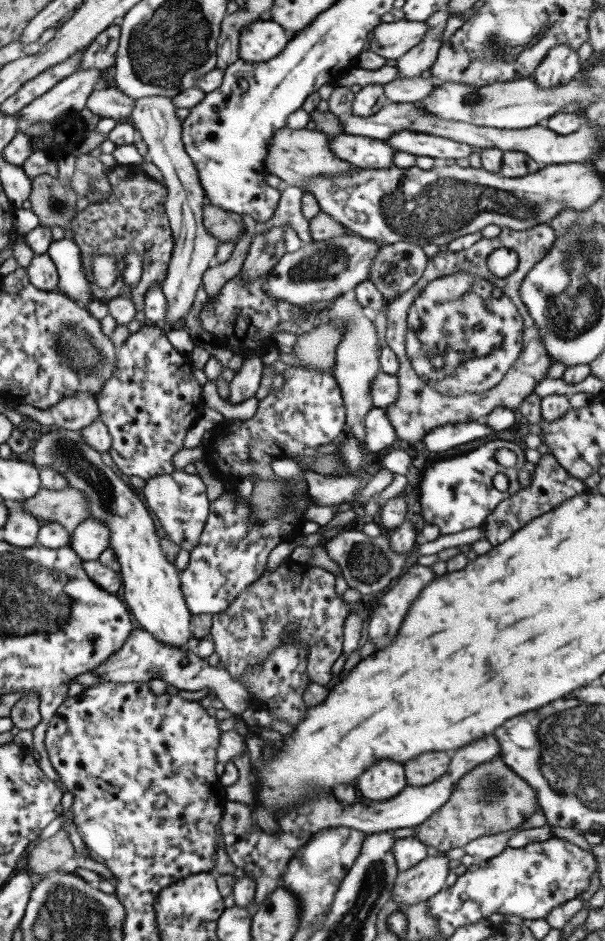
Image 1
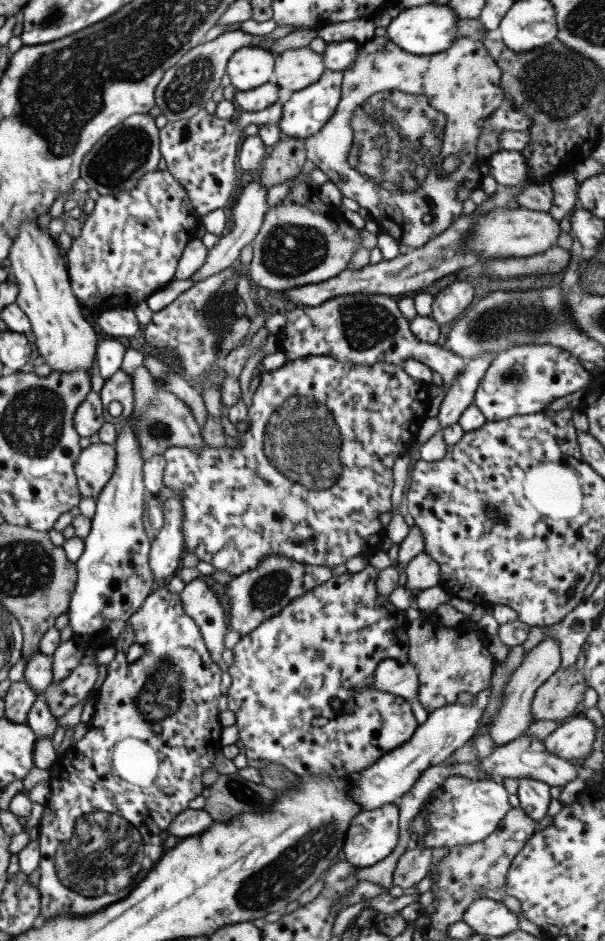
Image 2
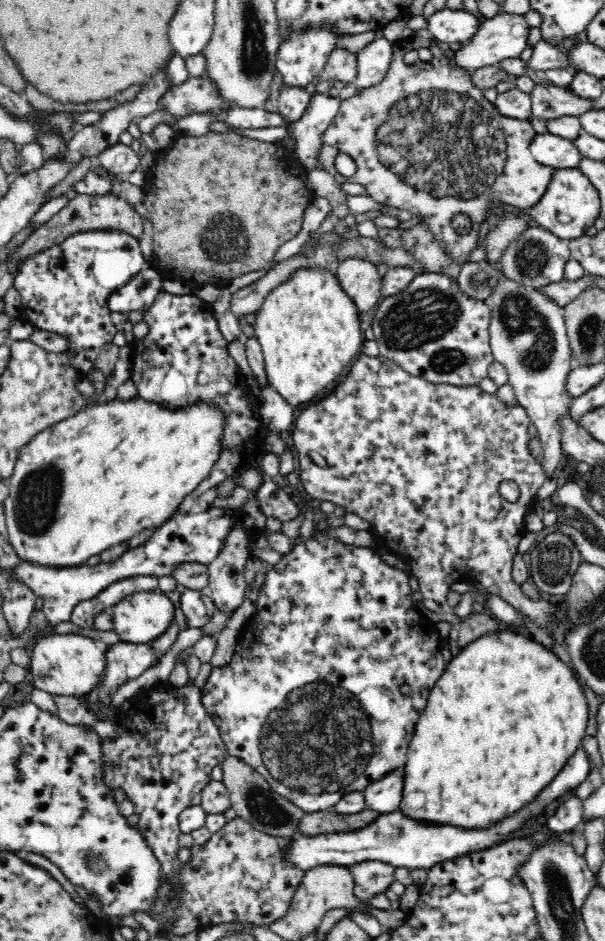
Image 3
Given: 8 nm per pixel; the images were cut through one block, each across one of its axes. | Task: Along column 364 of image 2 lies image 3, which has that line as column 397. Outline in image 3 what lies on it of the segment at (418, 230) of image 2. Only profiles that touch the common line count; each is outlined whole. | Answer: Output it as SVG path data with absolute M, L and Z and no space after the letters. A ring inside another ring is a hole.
M414 37L393 44L390 66L378 84L359 88L354 96L340 101L336 118L322 132L316 169L330 173L338 185L346 182L360 185L365 195L383 206L406 210L411 216L419 217L418 223L432 233L444 253L462 266L468 262L476 244L482 242L486 228L495 214L501 211L501 204L530 208L548 189L555 168L540 164L528 150L536 133L530 121L504 116L494 103L484 97L482 90L473 85L471 72L456 66L437 45ZM421 48L427 48L432 53L431 59L417 59L413 63L404 61L404 55ZM338 154L348 154L355 162L357 169L352 176L346 178L336 170L334 160ZM456 212L470 217L470 234L458 236L452 229L450 220Z

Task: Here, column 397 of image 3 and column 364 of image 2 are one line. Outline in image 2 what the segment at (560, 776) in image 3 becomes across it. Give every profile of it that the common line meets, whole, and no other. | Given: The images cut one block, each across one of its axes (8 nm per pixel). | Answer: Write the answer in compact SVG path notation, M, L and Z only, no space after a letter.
M395 803L383 804L373 810L359 811L351 819L345 833L342 852L345 861L359 869L384 861L386 856L400 844L398 836L398 806Z

